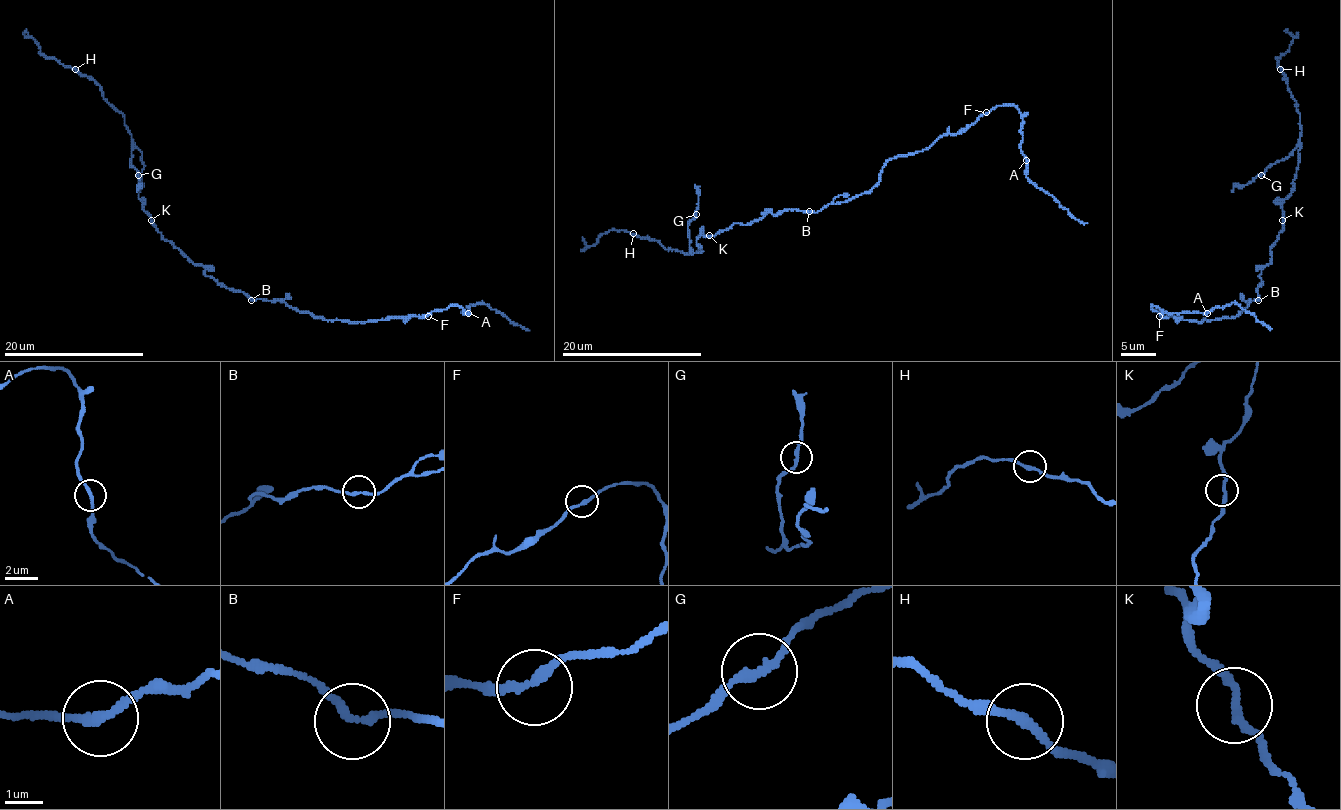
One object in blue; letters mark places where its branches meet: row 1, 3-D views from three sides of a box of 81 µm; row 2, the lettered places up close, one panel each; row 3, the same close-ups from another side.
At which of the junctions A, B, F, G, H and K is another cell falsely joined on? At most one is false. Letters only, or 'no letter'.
no letter

